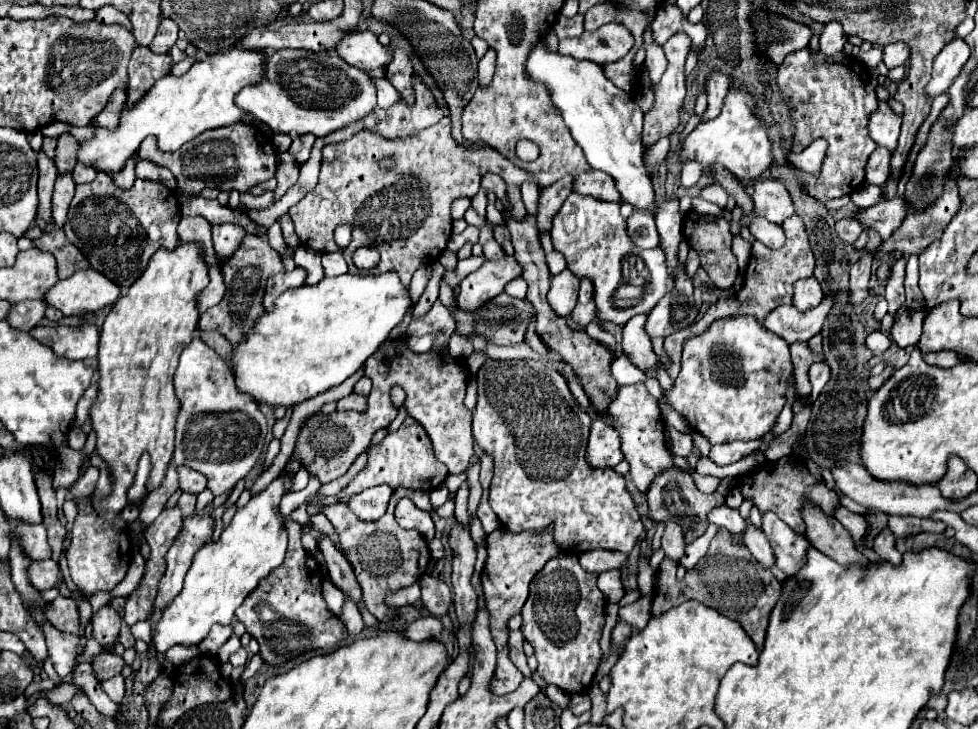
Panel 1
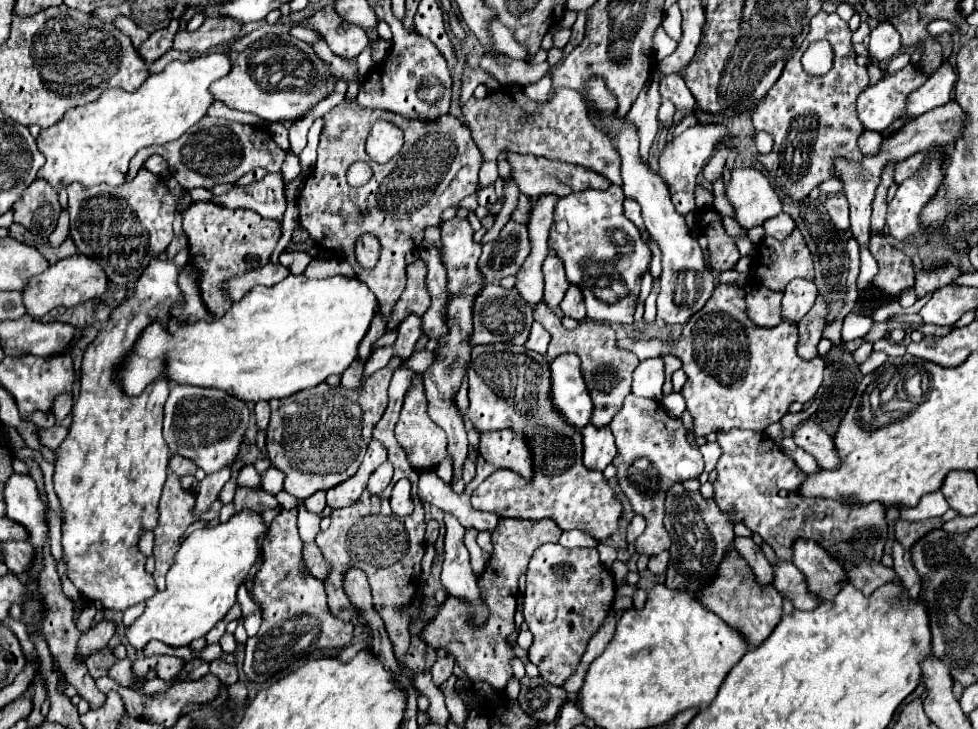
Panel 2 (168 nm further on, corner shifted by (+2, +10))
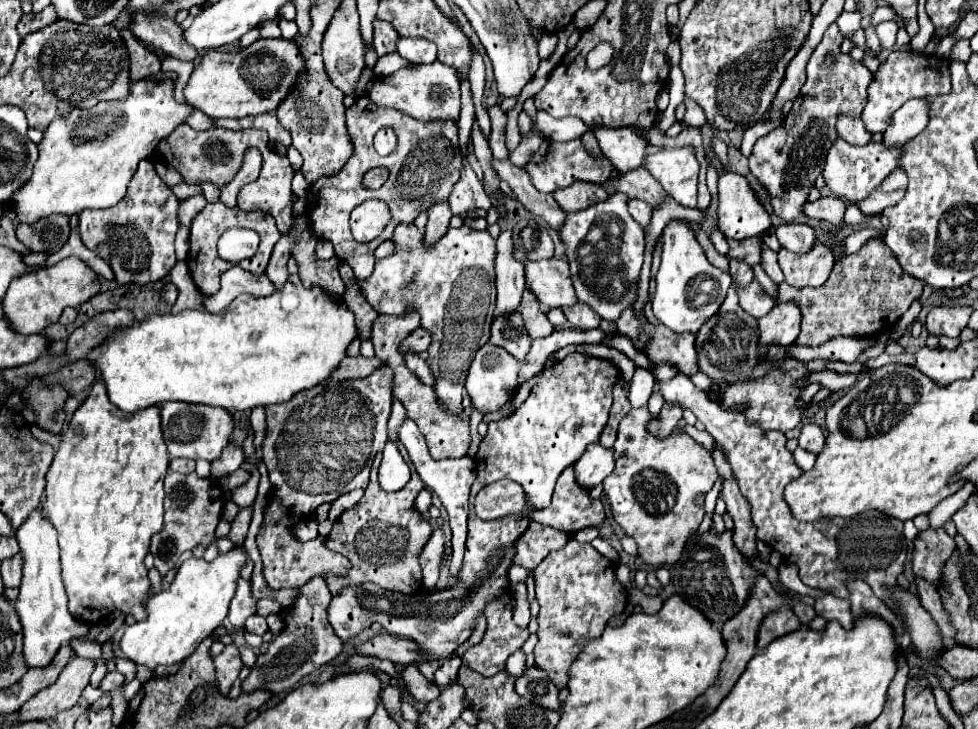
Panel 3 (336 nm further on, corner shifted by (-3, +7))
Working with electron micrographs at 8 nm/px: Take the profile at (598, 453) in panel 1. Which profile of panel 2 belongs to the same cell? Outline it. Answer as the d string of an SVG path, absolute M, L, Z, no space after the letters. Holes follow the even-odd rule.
M584 428L584 464L592 470L604 470L616 456L616 444L610 428Z

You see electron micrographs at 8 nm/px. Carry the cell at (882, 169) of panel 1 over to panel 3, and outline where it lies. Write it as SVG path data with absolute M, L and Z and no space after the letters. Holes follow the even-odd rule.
M843 115L843 119L839 119L835 129L839 137L843 137L851 145L867 145L871 141L871 133L863 127L861 119L847 119Z

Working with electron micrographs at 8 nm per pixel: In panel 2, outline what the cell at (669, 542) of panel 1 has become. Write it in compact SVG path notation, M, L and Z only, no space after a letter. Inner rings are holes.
M632 392L626 396L622 408L610 422L610 430L618 446L618 456L612 464L618 468L620 486L628 496L634 512L642 514L648 522L648 528L636 540L636 552L656 556L662 550L668 550L672 544L662 524L664 494L674 482L682 482L702 474L702 454L700 450L690 448L690 444L686 442L686 428L680 418L670 418L662 410L660 402L650 398L638 398Z

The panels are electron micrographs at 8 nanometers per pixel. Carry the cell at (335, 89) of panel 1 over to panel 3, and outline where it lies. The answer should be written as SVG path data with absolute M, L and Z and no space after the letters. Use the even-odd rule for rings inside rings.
M259 39L237 53L207 51L195 65L183 95L185 101L209 117L247 117L275 111L291 87L297 83L303 67L299 47L287 39Z

